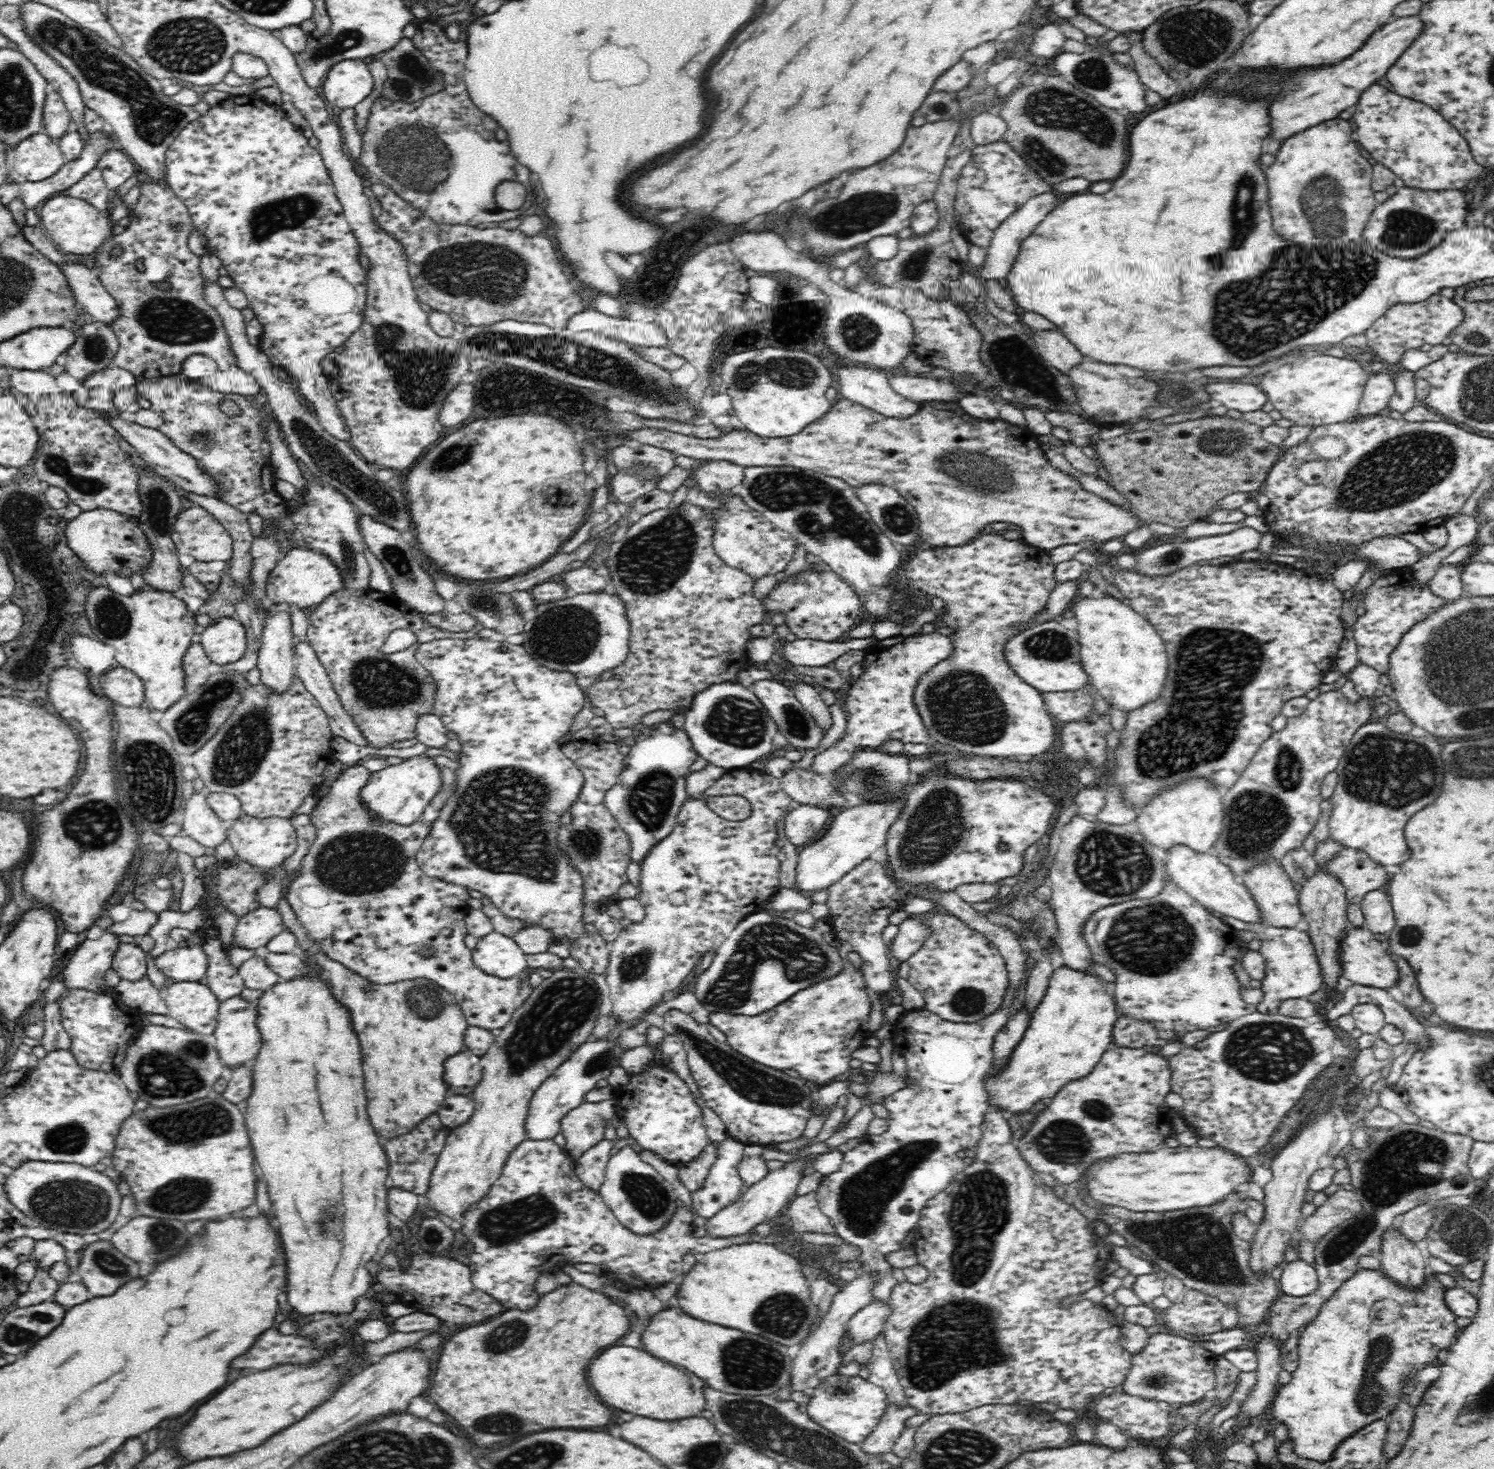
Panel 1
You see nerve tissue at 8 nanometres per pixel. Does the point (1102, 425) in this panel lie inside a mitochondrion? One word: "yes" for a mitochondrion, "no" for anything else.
no

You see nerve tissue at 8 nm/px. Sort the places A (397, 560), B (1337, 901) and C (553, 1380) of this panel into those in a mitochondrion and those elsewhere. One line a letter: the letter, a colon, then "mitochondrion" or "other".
A: mitochondrion
B: other
C: other

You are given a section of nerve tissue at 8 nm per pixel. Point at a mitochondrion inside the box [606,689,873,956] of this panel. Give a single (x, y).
(734, 719)

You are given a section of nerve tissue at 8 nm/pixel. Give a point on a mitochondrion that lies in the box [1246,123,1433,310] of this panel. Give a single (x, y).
(1323, 203)

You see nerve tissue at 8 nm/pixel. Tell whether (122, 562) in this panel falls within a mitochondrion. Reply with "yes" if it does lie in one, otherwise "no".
yes

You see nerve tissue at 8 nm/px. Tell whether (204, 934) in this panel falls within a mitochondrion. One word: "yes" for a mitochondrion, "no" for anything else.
no

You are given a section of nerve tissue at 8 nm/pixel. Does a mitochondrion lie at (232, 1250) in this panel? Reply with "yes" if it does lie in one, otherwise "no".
no

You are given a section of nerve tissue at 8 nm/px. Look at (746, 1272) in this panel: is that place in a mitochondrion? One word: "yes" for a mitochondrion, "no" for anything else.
no

